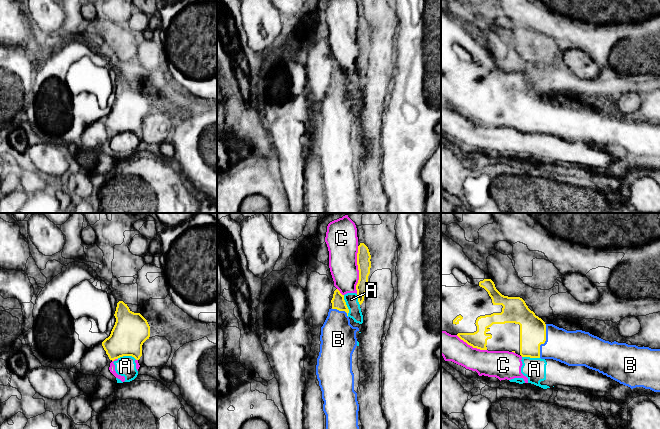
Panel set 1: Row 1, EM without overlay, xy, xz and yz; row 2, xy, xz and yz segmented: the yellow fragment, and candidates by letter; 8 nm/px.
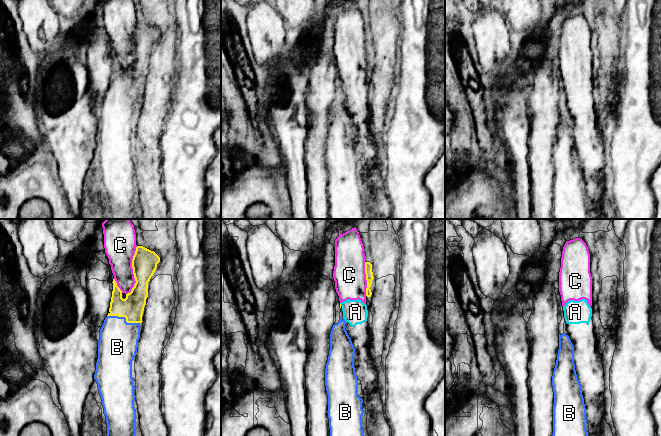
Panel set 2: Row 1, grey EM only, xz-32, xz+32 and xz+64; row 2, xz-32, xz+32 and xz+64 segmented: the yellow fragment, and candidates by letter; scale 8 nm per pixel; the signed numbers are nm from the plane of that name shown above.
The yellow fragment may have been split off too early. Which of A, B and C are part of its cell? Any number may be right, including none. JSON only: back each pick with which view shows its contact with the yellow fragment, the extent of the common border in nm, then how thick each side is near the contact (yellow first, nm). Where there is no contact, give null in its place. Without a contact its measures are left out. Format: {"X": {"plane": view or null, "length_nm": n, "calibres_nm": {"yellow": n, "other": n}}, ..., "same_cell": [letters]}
{"B": {"plane": "yz", "length_nm": 280, "calibres_nm": {"yellow": 200, "other": 280}}, "same_cell": ["B"]}

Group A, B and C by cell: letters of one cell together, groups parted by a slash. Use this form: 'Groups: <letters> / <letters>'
Groups: A C / B

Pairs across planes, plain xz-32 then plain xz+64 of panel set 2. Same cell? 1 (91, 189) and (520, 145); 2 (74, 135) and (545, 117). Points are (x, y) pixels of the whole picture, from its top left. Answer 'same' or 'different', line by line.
1: different
2: different

